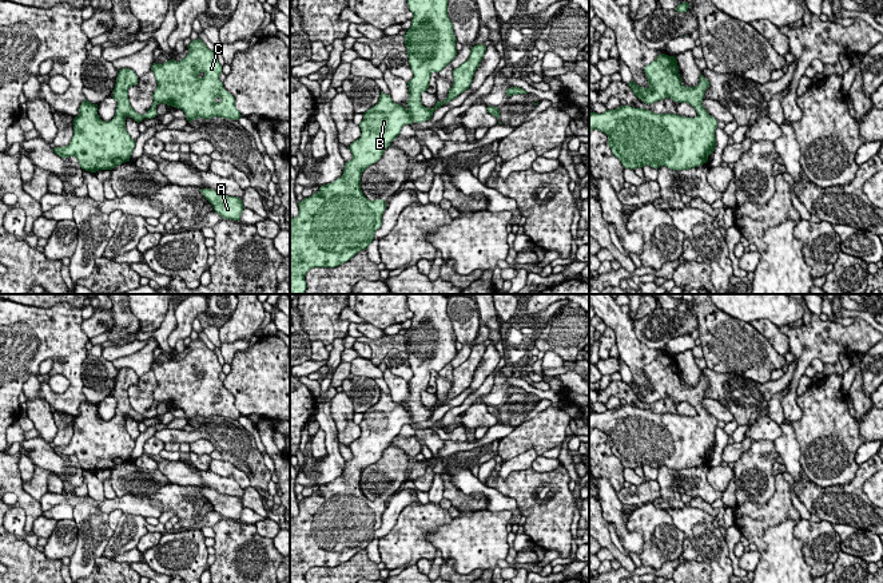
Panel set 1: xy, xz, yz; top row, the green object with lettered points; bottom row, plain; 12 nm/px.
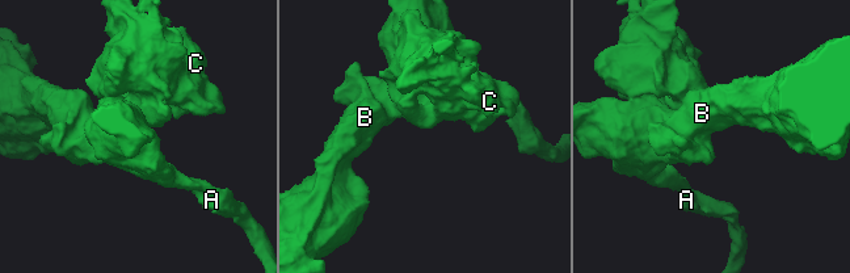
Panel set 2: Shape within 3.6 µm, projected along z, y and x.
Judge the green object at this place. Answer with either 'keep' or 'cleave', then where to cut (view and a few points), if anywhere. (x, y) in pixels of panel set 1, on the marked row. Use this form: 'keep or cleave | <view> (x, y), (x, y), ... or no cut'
keep | no cut

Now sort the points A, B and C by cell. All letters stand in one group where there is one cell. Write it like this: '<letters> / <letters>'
A B C

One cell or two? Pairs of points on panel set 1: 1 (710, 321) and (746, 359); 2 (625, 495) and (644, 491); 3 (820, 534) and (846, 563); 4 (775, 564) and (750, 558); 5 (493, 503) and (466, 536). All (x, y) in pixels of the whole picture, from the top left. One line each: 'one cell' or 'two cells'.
1: one cell
2: one cell
3: two cells
4: two cells
5: two cells

